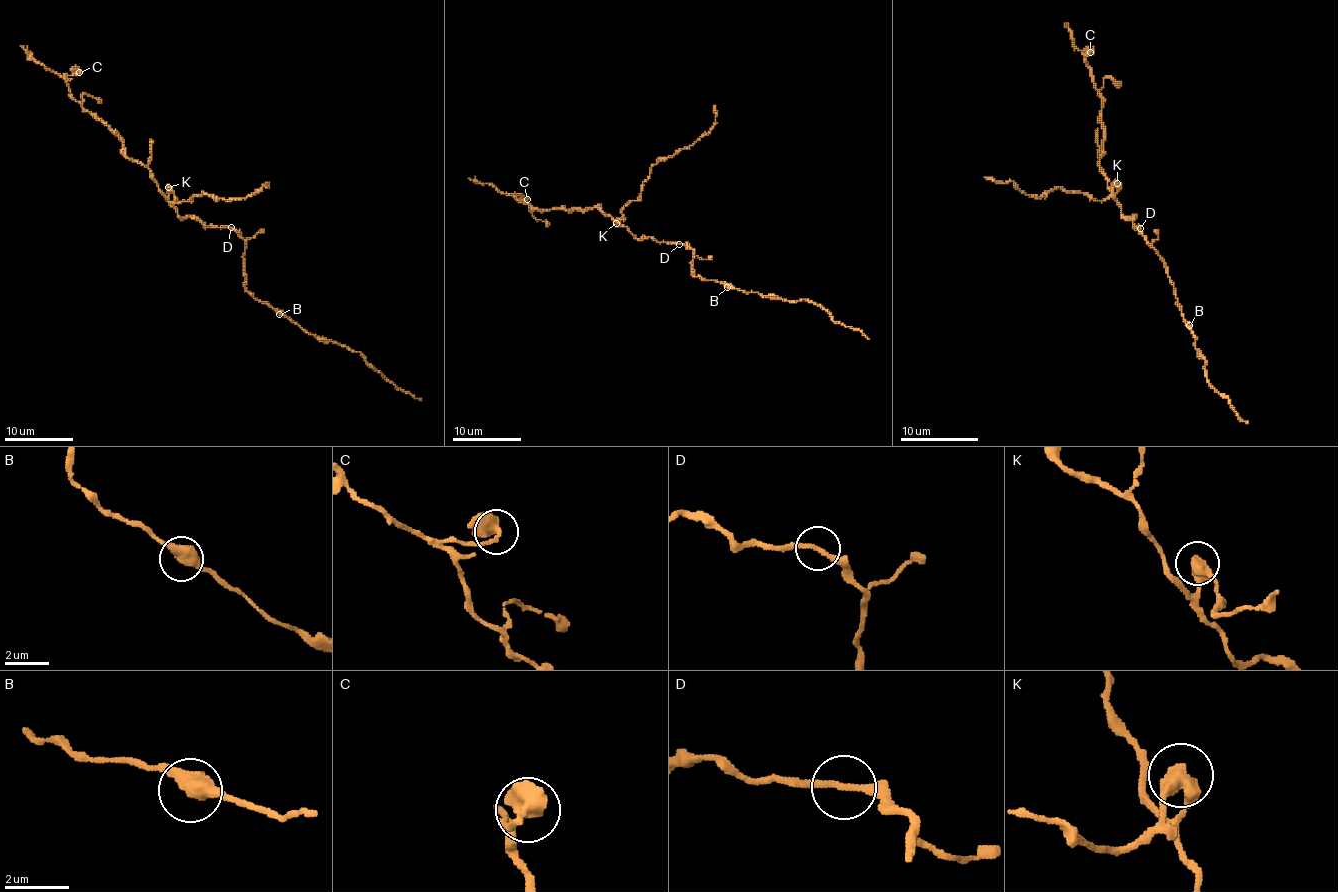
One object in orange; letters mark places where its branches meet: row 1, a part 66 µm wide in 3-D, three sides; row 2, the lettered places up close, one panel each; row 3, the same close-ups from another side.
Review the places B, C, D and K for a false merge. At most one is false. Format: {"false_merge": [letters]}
{"false_merge": ["K"]}

